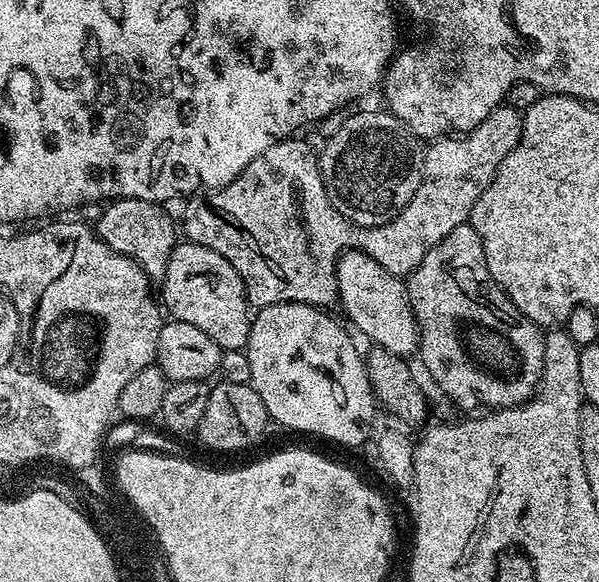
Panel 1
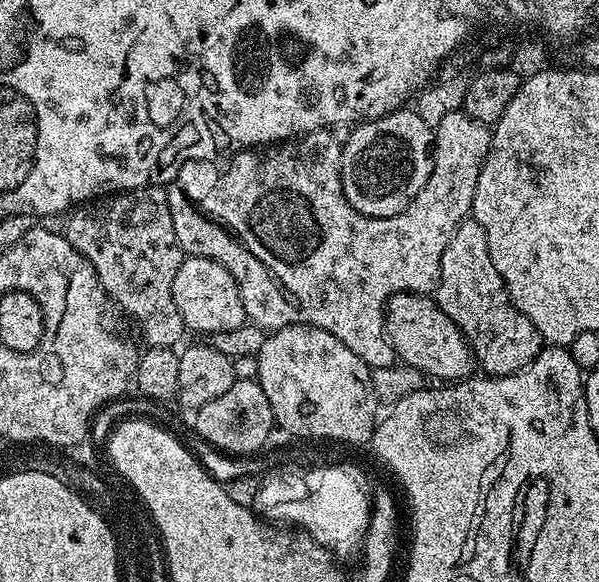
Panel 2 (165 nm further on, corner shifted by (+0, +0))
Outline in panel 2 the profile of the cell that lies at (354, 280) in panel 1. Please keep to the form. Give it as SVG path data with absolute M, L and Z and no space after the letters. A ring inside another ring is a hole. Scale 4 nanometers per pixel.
M399 292L391 296L384 318L384 331L397 357L417 368L425 377L437 376L440 382L459 382L473 375L474 357L468 339L454 322L450 322L431 295Z

